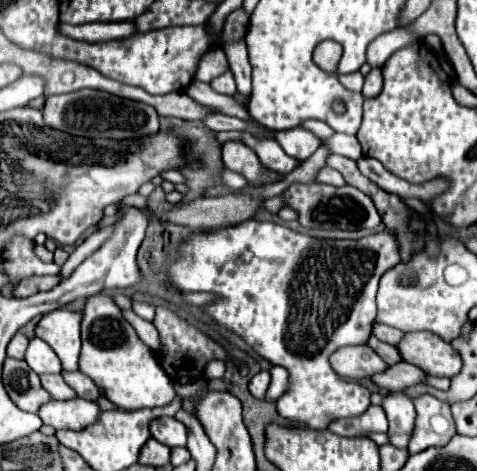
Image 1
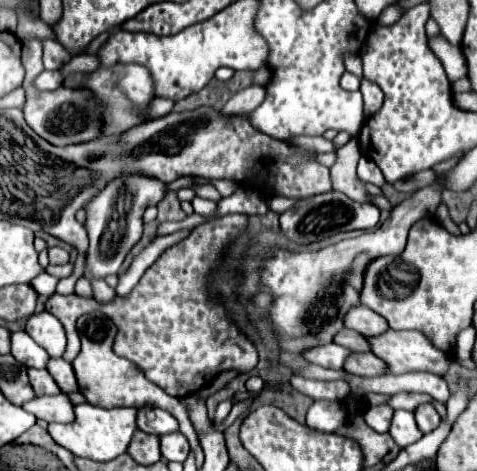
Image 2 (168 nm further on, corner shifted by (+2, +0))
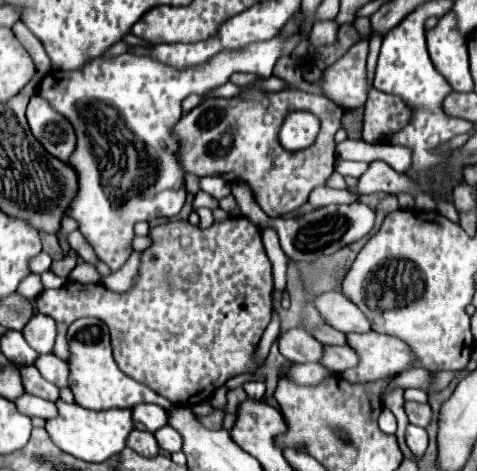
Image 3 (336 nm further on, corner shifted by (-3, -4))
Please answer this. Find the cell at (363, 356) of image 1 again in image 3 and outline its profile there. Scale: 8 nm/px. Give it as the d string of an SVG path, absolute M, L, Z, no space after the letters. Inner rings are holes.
M292 328L278 338L280 354L294 364L306 362L322 362L324 344L320 344L314 336L302 332L300 328Z

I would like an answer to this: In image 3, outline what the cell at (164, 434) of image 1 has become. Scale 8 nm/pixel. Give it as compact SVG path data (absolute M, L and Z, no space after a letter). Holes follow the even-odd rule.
M140 404L132 410L136 430L156 432L168 424L168 412L156 404Z

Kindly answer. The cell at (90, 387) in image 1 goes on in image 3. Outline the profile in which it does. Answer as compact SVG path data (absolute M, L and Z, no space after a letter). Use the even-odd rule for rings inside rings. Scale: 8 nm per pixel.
M44 354L44 356L40 356L40 360L36 360L34 366L40 370L40 374L48 382L56 384L58 388L68 388L68 372L70 372L68 362L60 360L54 354Z

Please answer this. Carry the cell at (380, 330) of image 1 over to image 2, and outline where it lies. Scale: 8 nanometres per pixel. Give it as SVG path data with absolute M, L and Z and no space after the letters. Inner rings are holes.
M367 306L351 308L351 312L347 312L345 328L351 328L363 336L377 336L377 334L383 334L385 330L389 330L387 320L383 316L379 316L377 312L369 310Z

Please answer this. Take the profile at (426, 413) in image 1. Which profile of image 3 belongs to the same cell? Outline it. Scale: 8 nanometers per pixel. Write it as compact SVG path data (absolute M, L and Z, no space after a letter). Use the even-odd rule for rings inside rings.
M406 402L404 404L408 420L416 426L426 428L432 422L432 408L428 404L418 404L418 402Z

